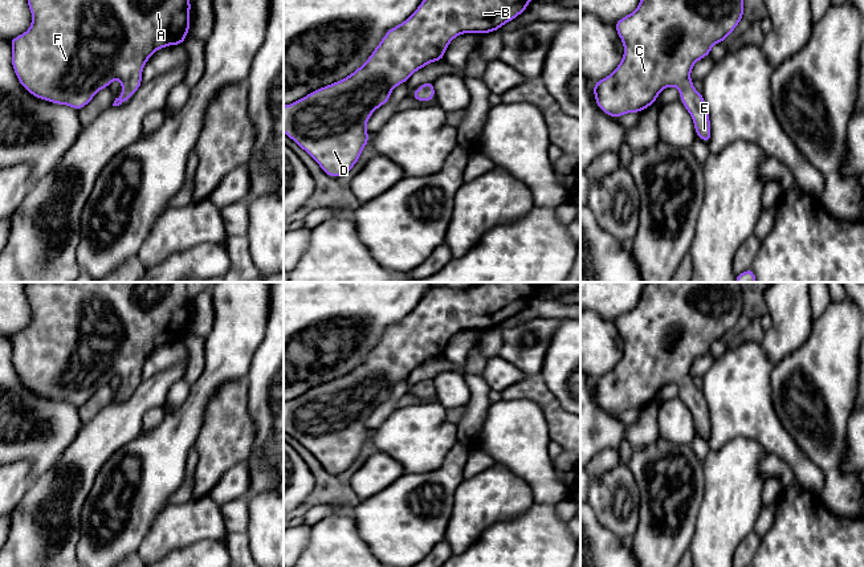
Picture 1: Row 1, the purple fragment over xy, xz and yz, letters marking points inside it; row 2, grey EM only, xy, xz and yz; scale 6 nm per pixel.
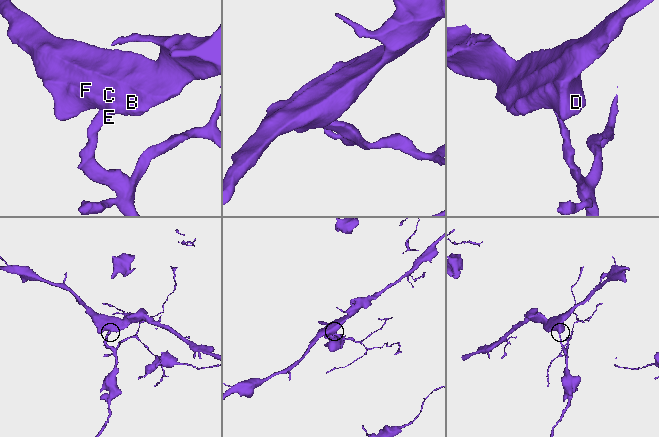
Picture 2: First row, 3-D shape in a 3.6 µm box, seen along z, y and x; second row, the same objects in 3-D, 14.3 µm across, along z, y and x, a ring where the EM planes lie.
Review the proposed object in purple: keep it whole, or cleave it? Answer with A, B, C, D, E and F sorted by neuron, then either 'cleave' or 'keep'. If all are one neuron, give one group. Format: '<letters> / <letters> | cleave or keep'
A B C D E F | keep

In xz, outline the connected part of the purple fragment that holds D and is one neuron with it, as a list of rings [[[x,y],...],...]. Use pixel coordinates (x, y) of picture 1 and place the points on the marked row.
[[[423,0],[402,24],[387,30],[368,60],[346,78],[284,106],[284,132],[330,178],[346,175],[359,160],[370,134],[366,123],[392,90],[431,62],[444,60],[449,42],[464,33],[486,34],[517,19],[533,0]]]

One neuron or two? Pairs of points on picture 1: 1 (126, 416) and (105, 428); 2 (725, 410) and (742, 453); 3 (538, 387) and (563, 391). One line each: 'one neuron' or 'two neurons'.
1: one neuron
2: two neurons
3: two neurons

